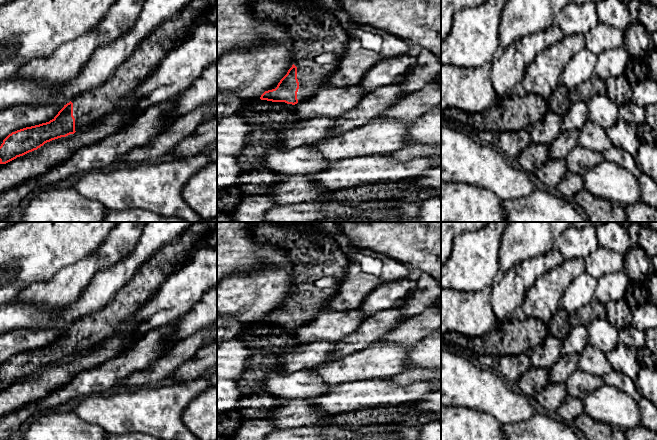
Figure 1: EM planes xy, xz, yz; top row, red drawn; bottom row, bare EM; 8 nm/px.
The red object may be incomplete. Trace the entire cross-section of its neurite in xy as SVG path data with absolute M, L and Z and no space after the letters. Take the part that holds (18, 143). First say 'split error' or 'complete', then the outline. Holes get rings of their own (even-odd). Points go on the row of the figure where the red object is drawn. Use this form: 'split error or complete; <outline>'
split error; M193 0L145 37L104 83L75 96L49 122L9 134L0 146L0 164L37 150L47 142L85 130L113 113L216 5L217 0Z

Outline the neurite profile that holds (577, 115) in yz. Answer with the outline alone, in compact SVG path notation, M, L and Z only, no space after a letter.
M580 100L573 103L568 112L562 116L561 131L568 132L573 129L580 130L589 120L588 103Z

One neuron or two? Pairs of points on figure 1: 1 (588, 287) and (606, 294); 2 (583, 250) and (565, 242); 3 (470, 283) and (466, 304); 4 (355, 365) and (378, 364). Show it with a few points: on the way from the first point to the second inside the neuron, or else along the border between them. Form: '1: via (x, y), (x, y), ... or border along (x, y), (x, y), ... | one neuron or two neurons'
1: border along (597, 280), (595, 304) | two neurons
2: via (579, 246), (576, 243), (569, 243) | one neuron
3: border along (489, 286), (475, 291), (451, 289) | two neurons
4: via (361, 365), (372, 364) | one neuron

